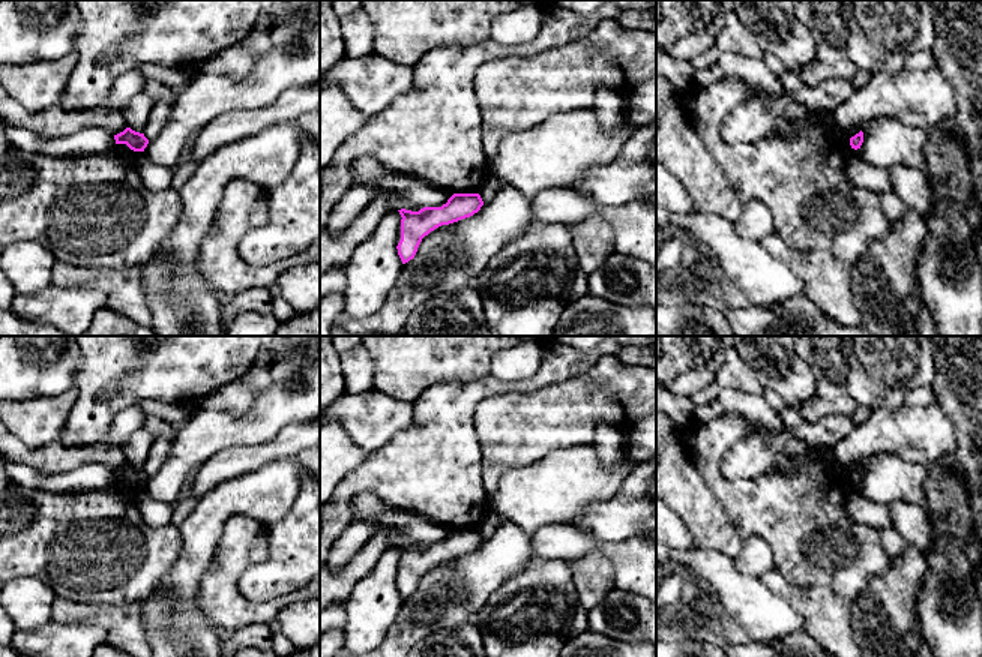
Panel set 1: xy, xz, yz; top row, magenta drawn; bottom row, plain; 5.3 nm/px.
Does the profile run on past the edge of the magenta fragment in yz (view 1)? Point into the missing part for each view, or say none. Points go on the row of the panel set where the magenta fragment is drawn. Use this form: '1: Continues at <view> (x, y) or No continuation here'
1: No continuation here

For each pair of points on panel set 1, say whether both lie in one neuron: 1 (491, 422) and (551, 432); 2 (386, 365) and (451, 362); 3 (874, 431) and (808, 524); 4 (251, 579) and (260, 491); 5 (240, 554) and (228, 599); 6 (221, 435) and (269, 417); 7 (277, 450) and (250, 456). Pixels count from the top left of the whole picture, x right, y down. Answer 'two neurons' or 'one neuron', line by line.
1: one neuron
2: one neuron
3: two neurons
4: two neurons
5: one neuron
6: one neuron
7: one neuron

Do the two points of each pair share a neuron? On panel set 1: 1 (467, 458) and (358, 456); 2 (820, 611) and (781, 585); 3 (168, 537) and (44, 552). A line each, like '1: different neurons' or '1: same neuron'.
1: different neurons
2: same neuron
3: same neuron

